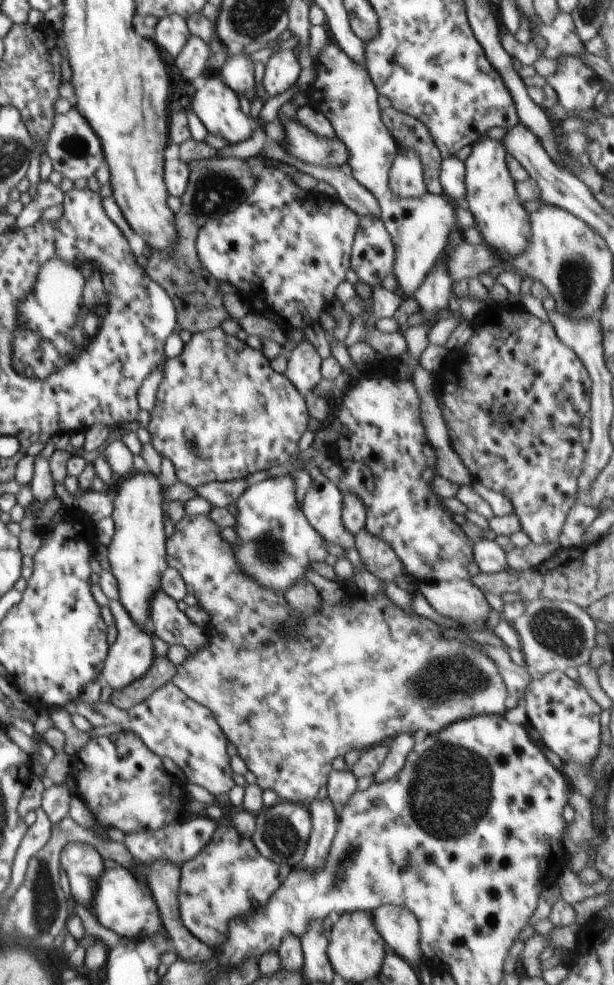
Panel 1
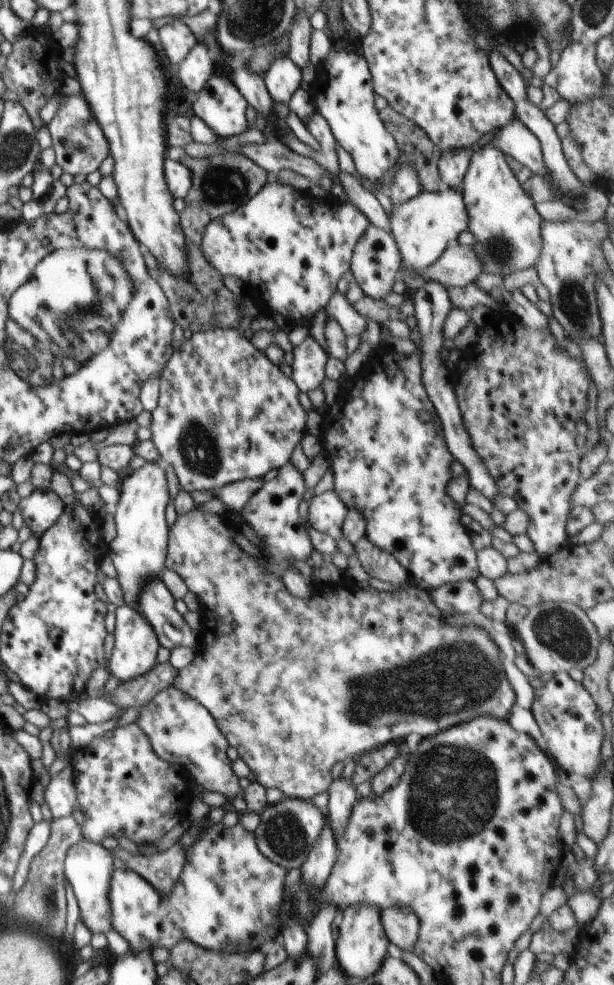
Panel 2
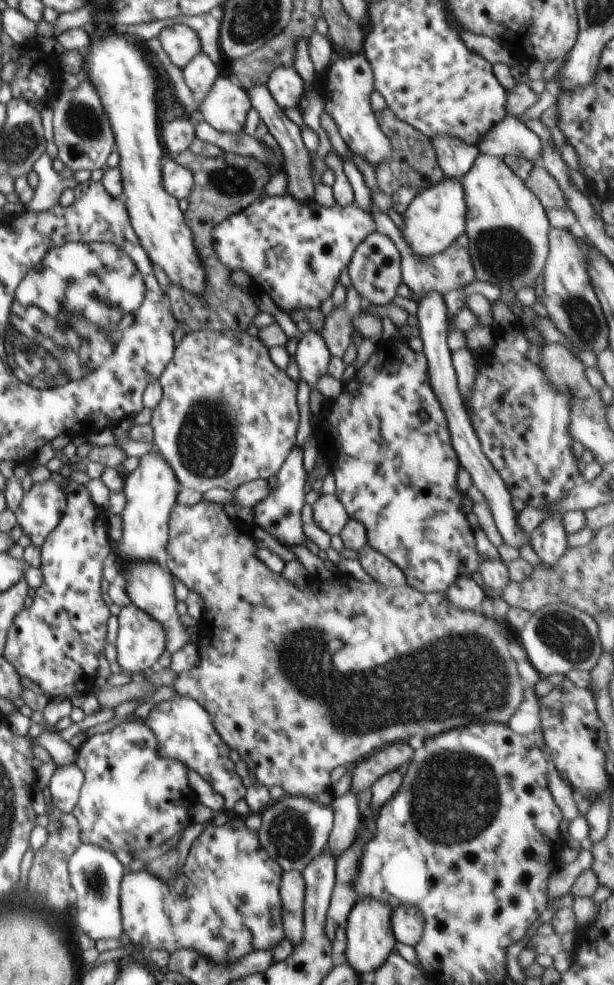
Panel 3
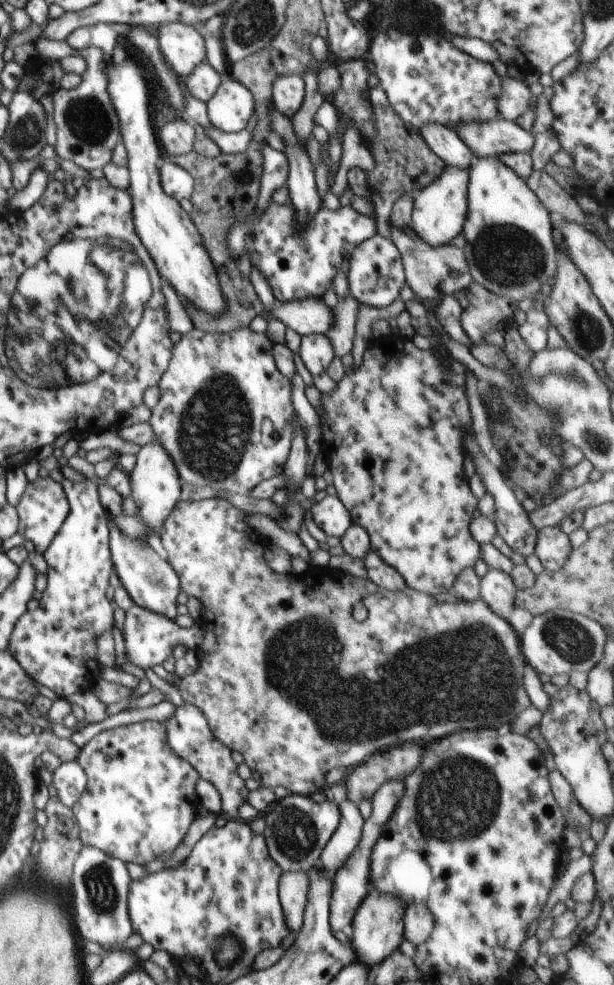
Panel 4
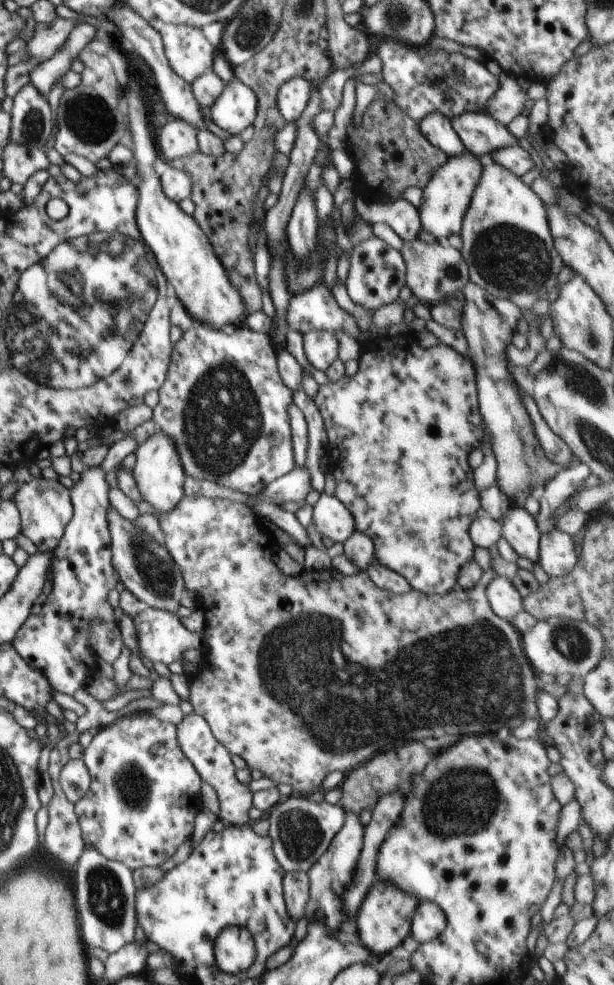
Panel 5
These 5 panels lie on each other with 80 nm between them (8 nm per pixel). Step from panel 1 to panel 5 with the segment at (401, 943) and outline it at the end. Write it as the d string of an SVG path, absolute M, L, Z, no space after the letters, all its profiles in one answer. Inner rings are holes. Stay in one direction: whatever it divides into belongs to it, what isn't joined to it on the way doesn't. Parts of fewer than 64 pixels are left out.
M420 902L411 922L410 935L419 943L427 943L440 936L446 925L447 918L440 907L433 902Z

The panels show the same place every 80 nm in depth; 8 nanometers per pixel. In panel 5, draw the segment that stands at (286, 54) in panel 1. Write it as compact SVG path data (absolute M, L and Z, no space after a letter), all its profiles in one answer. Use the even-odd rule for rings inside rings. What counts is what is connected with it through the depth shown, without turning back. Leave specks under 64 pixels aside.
M294 77L285 82L277 92L277 105L286 122L297 122L307 107L313 88L305 77Z

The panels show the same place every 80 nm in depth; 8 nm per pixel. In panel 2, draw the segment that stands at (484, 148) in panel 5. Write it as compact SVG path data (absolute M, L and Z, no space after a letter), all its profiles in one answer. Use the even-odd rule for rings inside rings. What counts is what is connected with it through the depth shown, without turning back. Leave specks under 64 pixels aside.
M512 119L496 132L496 140L492 139L488 145L496 146L506 157L515 158L534 175L542 175L551 182L545 167L540 141L520 119Z

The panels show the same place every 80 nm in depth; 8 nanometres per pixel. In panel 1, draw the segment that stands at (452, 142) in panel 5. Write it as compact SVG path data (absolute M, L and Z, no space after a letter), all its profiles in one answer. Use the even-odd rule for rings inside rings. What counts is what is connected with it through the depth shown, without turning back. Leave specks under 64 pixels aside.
M456 155L443 158L439 174L440 182L443 186L443 193L454 199L457 205L467 208L464 201L465 189L465 162Z

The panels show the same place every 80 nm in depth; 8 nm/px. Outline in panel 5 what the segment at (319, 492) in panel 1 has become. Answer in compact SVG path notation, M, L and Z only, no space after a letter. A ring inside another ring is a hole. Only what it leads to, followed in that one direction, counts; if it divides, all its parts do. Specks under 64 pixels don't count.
M322 493L313 506L313 523L321 535L334 542L344 542L356 531L355 520L349 508L335 496Z

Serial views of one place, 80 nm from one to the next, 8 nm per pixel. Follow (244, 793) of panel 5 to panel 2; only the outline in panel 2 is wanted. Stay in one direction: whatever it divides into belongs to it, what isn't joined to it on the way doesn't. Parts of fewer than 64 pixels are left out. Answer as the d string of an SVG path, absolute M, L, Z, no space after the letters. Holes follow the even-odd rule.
M174 686L160 691L142 706L141 715L134 723L143 728L154 752L162 760L181 766L183 773L188 771L205 789L223 794L228 800L228 806L235 796L244 793L238 783L239 778L234 774L233 763L226 755L230 744L220 732L215 718L206 707L185 692Z

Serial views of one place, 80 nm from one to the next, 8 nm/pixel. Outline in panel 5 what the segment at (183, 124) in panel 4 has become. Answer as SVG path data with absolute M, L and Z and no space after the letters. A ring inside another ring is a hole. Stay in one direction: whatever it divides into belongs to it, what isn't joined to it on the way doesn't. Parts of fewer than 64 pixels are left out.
M182 119L166 123L158 134L156 151L166 162L200 151L196 128Z

